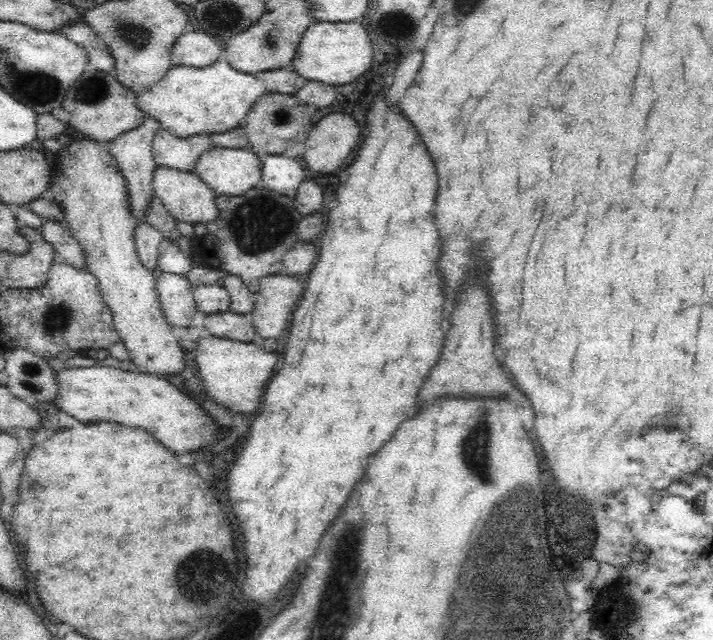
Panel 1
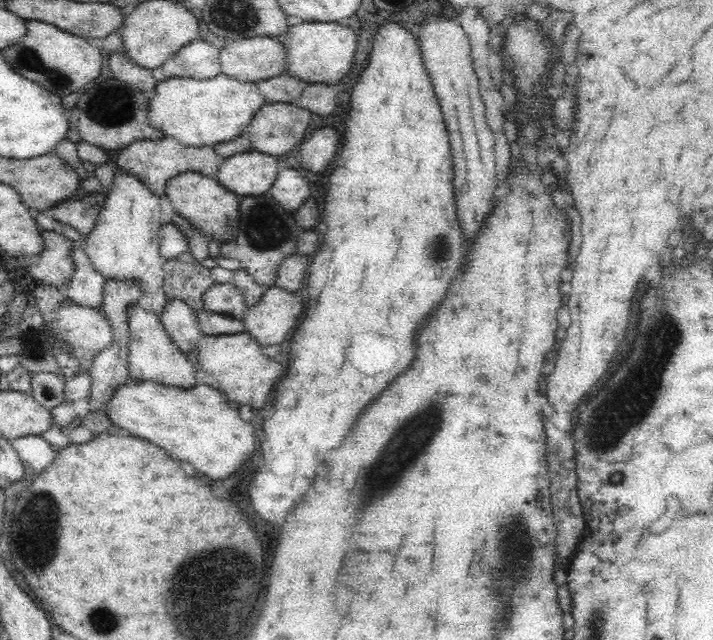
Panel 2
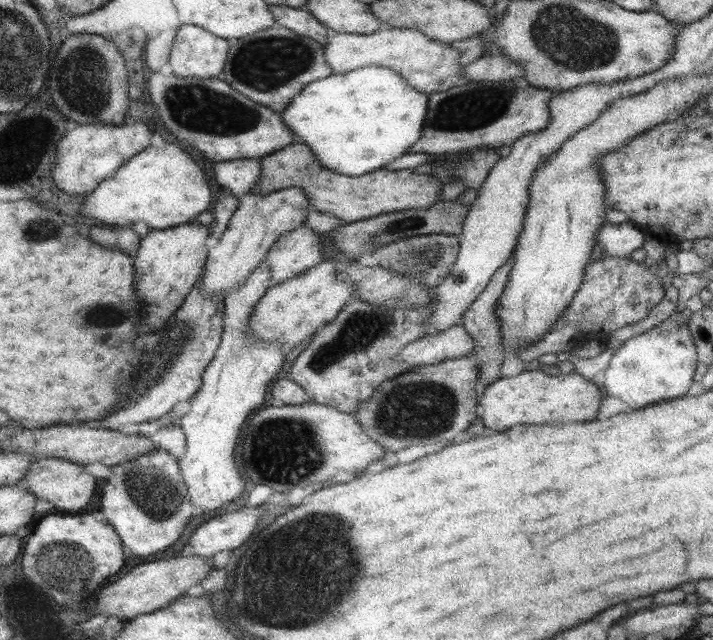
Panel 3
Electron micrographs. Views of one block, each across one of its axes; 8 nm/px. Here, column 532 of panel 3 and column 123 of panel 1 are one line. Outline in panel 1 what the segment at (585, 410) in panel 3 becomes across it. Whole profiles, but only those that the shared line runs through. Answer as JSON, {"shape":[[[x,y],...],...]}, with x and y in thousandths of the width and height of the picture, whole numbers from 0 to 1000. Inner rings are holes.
{"shape":[[[133,570],[123,575],[90,575],[77,581],[77,592],[81,598],[81,616],[74,622],[74,633],[80,641],[87,641],[116,661],[151,658],[201,669],[244,709],[272,706],[309,688],[309,669],[289,647],[295,642],[286,642],[278,622],[252,611],[227,586],[219,589],[215,583],[206,586],[202,581],[188,583],[168,575]]]}

